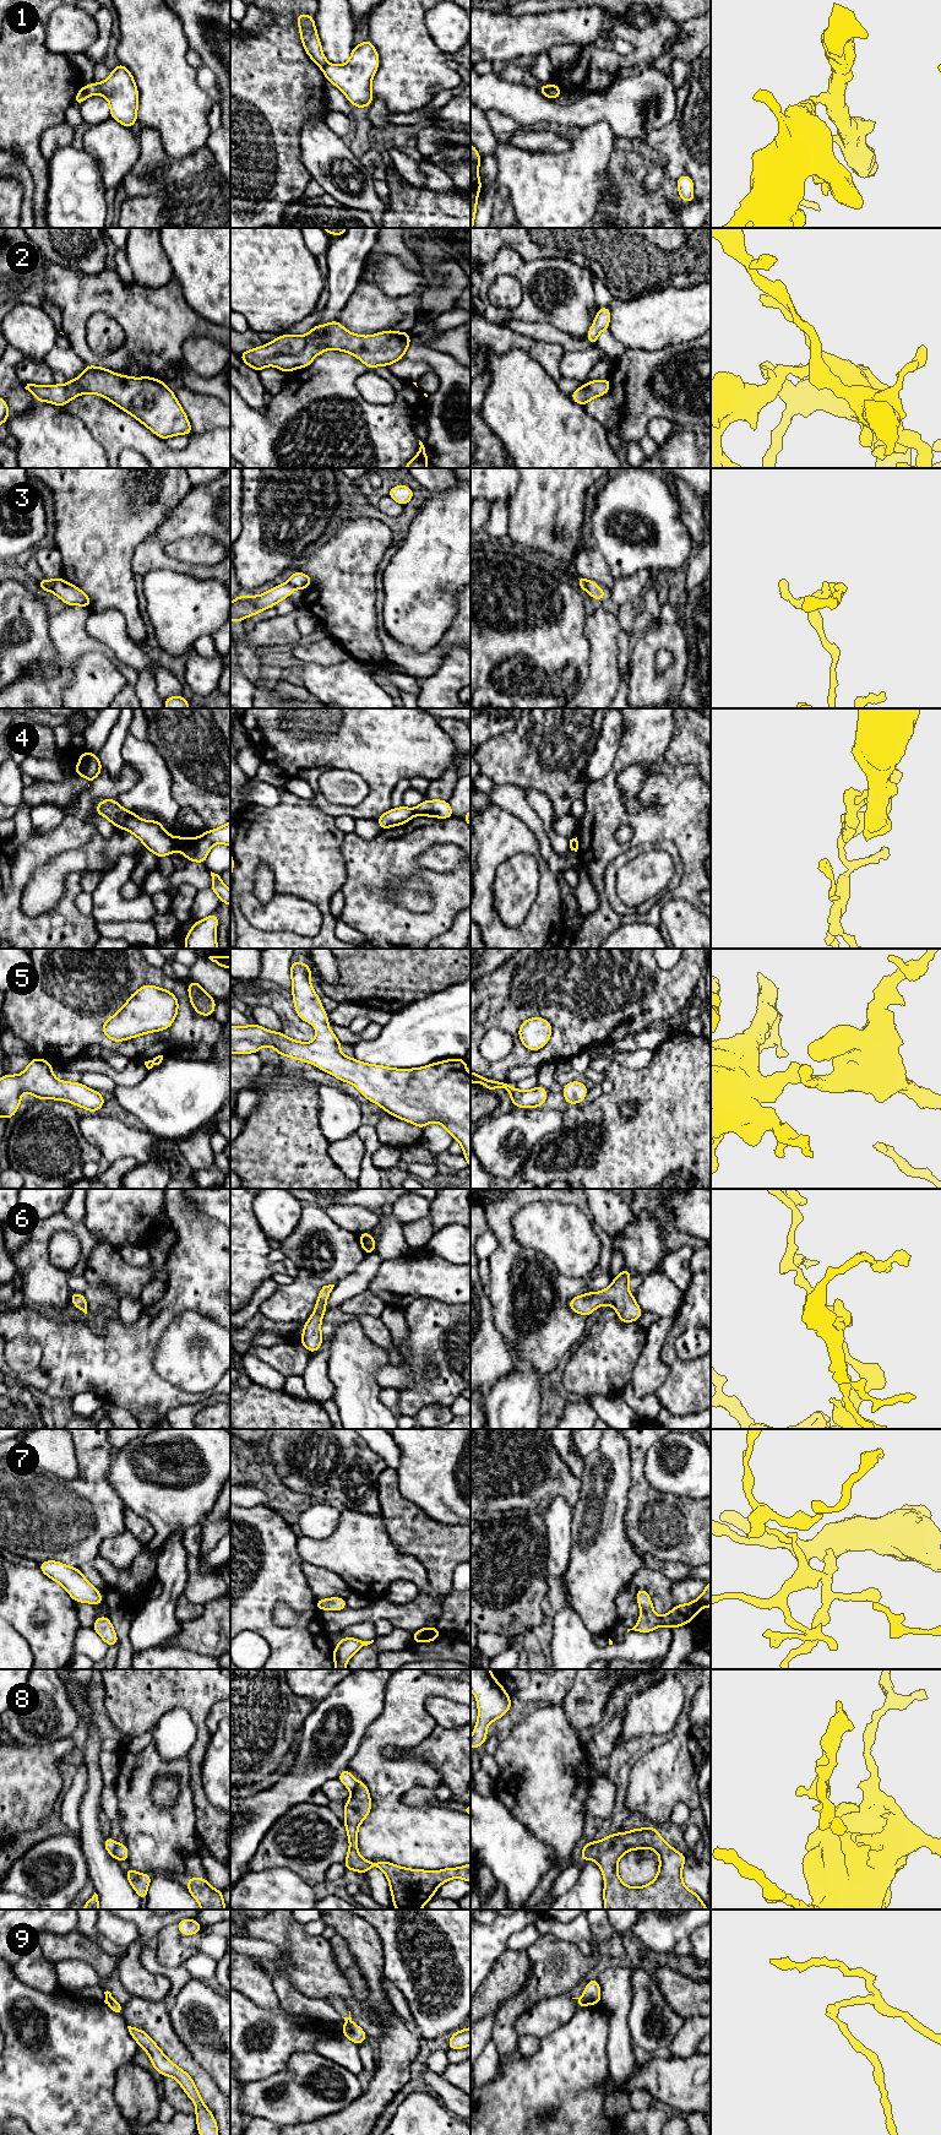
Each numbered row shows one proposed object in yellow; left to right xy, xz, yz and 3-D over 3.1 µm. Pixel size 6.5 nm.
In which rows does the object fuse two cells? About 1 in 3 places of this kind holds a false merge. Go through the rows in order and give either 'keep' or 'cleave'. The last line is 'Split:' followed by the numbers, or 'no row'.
1: cleave
2: keep
3: cleave
4: cleave
5: keep
6: keep
7: keep
8: cleave
9: cleave
Split: 1, 3, 4, 8, 9

